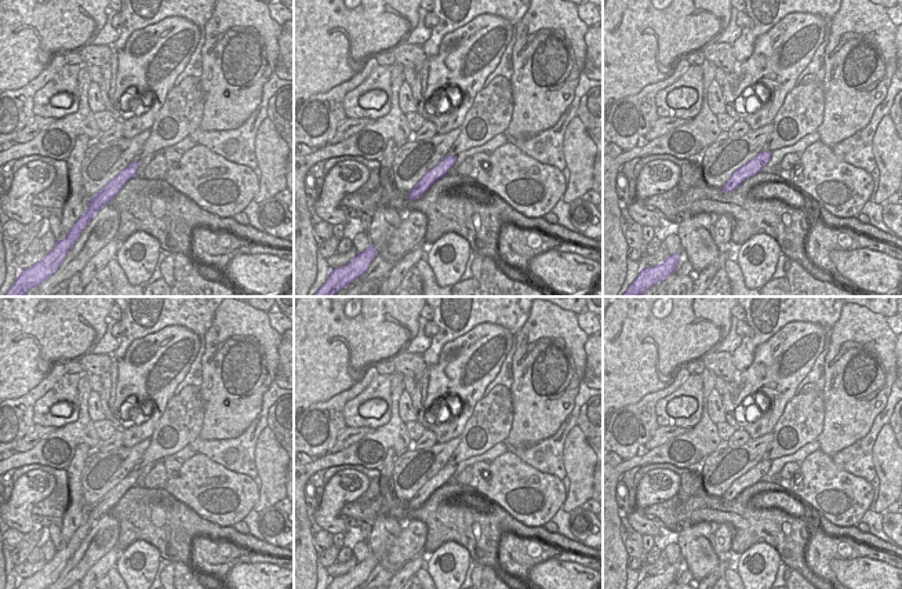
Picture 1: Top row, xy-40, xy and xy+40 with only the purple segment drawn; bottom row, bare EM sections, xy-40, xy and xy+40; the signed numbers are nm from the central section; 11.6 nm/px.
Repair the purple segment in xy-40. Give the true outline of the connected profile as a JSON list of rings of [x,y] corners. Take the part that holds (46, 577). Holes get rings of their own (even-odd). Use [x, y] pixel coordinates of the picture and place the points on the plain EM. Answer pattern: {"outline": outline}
{"outline": [[[131,470],[117,486],[114,486],[109,492],[106,492],[91,508],[87,520],[76,530],[69,542],[61,549],[57,549],[54,557],[50,561],[47,561],[43,570],[40,570],[29,578],[22,579],[17,589],[47,589],[48,586],[55,583],[55,581],[66,567],[68,560],[79,549],[81,541],[88,535],[91,528],[103,515],[113,509],[113,506],[131,487],[135,486],[138,477],[139,470]]]}

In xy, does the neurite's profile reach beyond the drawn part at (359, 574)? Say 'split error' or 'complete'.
complete

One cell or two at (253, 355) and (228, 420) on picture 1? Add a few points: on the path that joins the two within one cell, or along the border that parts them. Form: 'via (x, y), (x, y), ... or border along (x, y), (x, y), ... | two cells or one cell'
via (236, 371), (231, 403) | one cell

